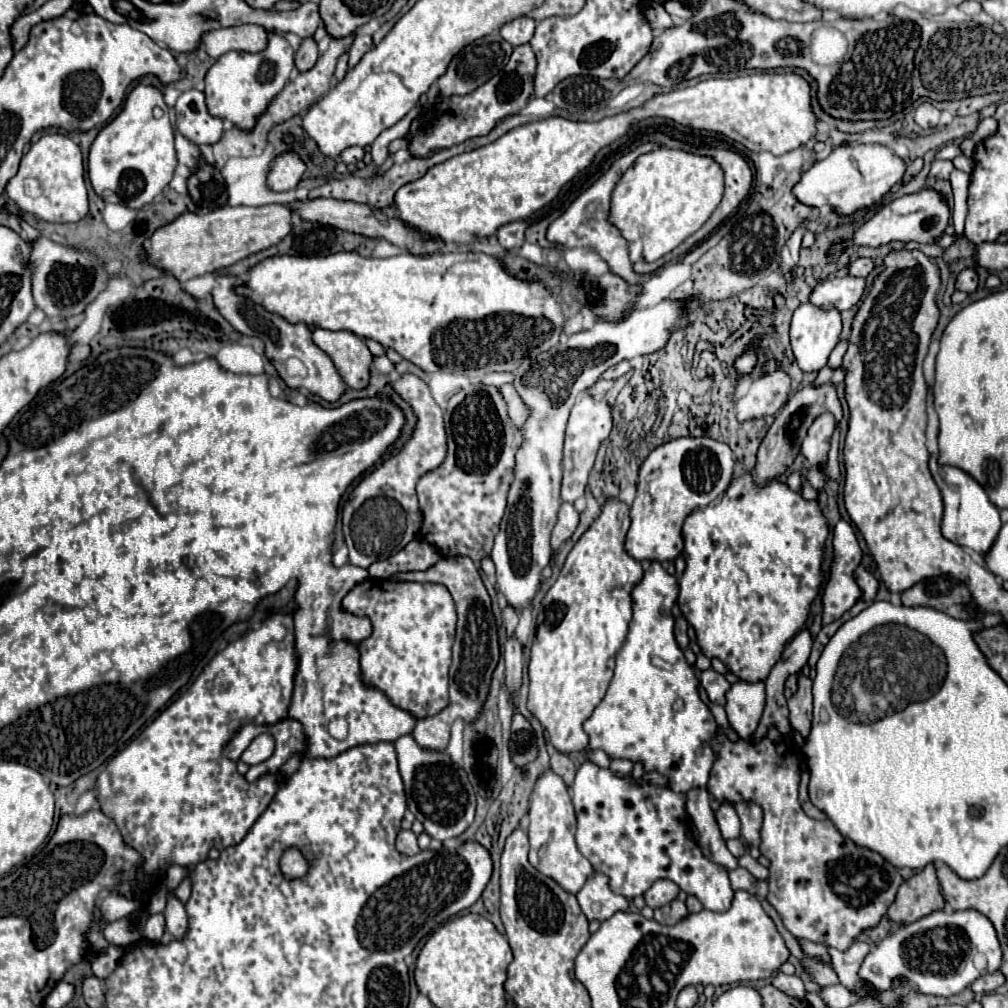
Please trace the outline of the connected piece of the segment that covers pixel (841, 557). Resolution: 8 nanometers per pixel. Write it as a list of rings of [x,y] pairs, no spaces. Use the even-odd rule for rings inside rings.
[[[839,520],[833,528],[833,562],[829,568],[829,580],[823,586],[823,594],[821,594],[821,622],[823,624],[831,624],[833,620],[837,620],[843,612],[847,612],[859,598],[861,598],[861,588],[855,582],[855,568],[861,564],[861,548],[857,542],[857,536],[851,528],[849,522]]]

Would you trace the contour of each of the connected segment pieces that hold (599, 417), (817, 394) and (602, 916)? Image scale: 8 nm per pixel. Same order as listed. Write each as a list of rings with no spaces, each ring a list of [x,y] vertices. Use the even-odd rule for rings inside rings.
[[[585,394],[571,410],[569,414],[569,424],[565,432],[565,446],[563,446],[563,486],[561,486],[561,498],[565,502],[575,502],[587,486],[587,476],[593,468],[595,454],[601,446],[601,442],[609,436],[613,426],[613,416],[611,416],[611,406],[607,404],[605,398],[595,400],[593,396]]]
[[[809,384],[789,398],[785,408],[775,416],[775,422],[769,426],[769,430],[767,430],[761,446],[759,446],[759,452],[757,452],[757,464],[751,470],[753,482],[759,488],[767,486],[769,482],[777,480],[779,476],[783,476],[789,470],[795,456],[801,452],[801,442],[803,442],[809,426],[823,412],[831,412],[837,420],[841,420],[841,404],[839,404],[839,398],[837,398],[833,384],[825,384],[821,388],[815,388],[813,384]]]
[[[595,872],[585,882],[585,886],[577,894],[577,900],[579,900],[583,914],[589,920],[599,920],[599,922],[611,918],[611,914],[615,914],[619,910],[629,908],[629,902],[623,896],[615,894],[607,886],[607,878],[603,878],[603,874],[599,874],[599,872]]]

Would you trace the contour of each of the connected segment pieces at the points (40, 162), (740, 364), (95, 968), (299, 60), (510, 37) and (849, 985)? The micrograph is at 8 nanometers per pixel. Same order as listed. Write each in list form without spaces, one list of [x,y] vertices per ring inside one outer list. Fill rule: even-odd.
[[[45,134],[35,144],[31,144],[31,150],[23,156],[19,172],[7,182],[5,192],[7,198],[11,198],[23,212],[33,214],[35,218],[47,220],[47,222],[79,222],[89,206],[87,206],[87,188],[83,180],[83,156],[79,146],[65,134]],[[25,178],[37,178],[41,182],[43,194],[37,198],[29,198],[23,190]]]
[[[749,346],[749,350],[739,356],[739,360],[735,362],[735,368],[739,374],[749,374],[753,370],[753,366],[757,364],[757,354],[755,354],[755,346]]]
[[[114,945],[100,950],[91,960],[92,974],[104,980],[115,970],[122,955],[121,948]]]
[[[303,38],[297,52],[295,52],[295,66],[299,70],[309,70],[311,66],[315,66],[317,58],[319,58],[317,42],[313,38]]]
[[[519,16],[501,26],[501,36],[513,46],[521,46],[531,40],[533,30],[535,30],[535,20],[527,16]]]
[[[855,940],[847,950],[837,950],[837,948],[831,948],[831,946],[827,946],[827,950],[829,950],[829,956],[831,956],[831,964],[833,964],[833,970],[837,972],[837,976],[839,976],[839,980],[841,980],[841,984],[849,990],[849,992],[853,992],[853,994],[857,994],[859,992],[859,968],[861,968],[861,964],[863,964],[863,958],[869,954],[869,944],[865,944],[865,942],[859,942],[859,940]]]

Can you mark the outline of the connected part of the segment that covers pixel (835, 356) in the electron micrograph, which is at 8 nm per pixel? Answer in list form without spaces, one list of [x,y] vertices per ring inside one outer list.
[[[841,340],[841,342],[833,348],[833,352],[831,352],[831,356],[829,356],[829,362],[827,362],[827,366],[829,366],[831,370],[837,370],[837,368],[841,366],[841,360],[843,360],[845,350],[847,350],[847,340]]]

